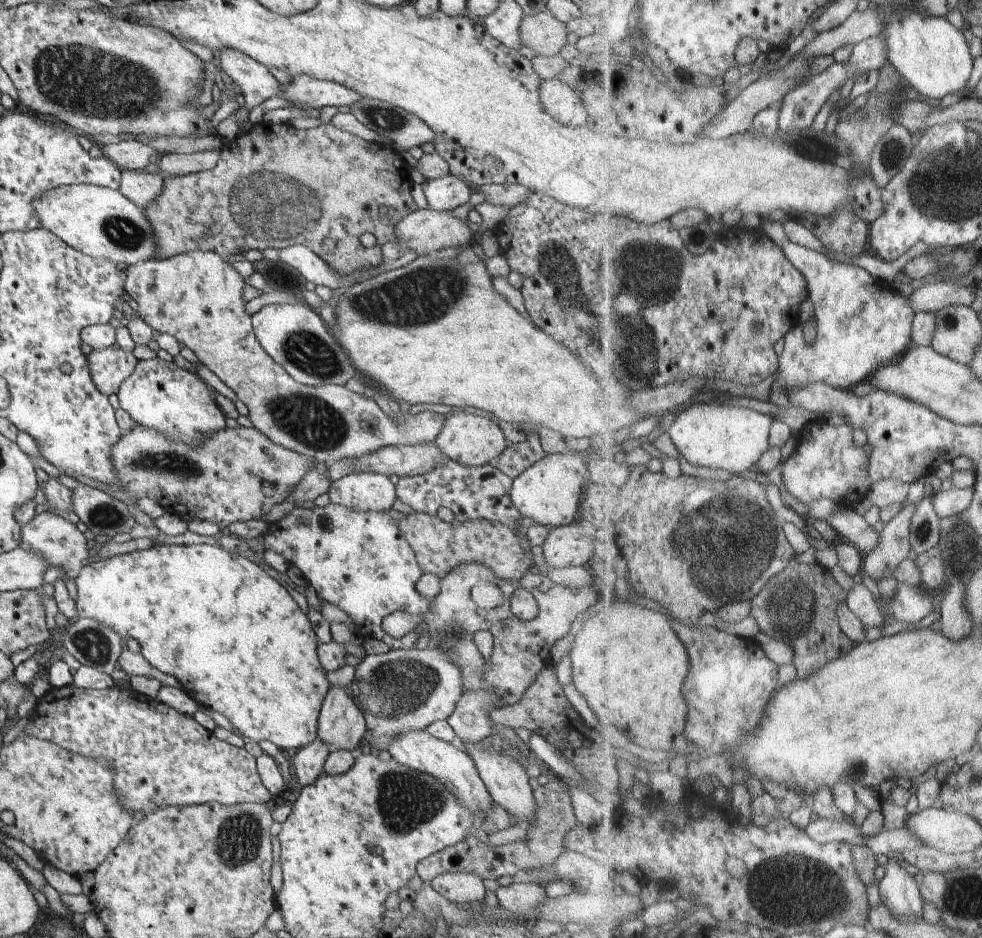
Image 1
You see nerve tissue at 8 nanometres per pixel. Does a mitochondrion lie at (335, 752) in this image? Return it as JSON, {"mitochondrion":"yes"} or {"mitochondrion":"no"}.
{"mitochondrion":"no"}

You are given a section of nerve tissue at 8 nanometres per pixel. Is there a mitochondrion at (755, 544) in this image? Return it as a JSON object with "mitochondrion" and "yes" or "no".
{"mitochondrion":"yes"}

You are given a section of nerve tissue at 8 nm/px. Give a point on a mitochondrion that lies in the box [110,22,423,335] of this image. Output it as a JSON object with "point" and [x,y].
{"point":[263,201]}

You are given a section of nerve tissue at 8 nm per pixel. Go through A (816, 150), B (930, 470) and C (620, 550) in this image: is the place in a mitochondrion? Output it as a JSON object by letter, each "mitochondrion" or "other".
{"A":"mitochondrion","B":"other","C":"other"}

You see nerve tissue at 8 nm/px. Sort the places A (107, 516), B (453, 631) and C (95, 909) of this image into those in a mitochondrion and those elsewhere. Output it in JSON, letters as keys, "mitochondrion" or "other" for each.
{"A":"mitochondrion","B":"mitochondrion","C":"other"}

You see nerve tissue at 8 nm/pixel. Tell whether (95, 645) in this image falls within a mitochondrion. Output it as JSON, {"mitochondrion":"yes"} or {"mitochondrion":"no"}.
{"mitochondrion":"yes"}

